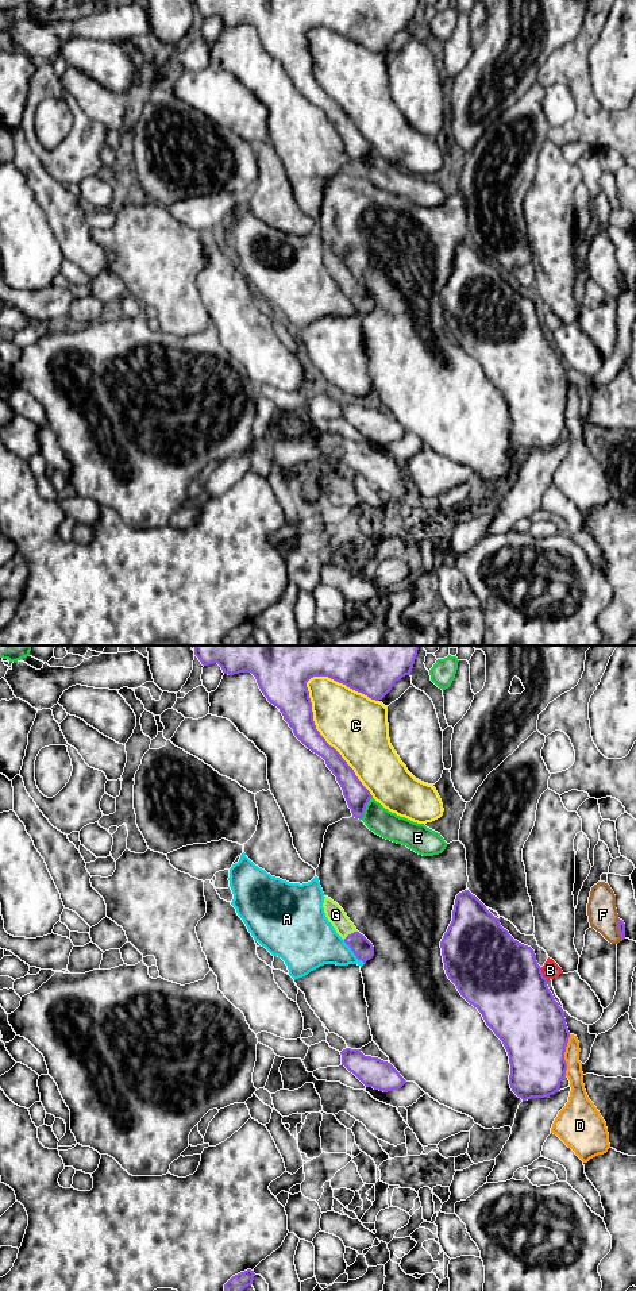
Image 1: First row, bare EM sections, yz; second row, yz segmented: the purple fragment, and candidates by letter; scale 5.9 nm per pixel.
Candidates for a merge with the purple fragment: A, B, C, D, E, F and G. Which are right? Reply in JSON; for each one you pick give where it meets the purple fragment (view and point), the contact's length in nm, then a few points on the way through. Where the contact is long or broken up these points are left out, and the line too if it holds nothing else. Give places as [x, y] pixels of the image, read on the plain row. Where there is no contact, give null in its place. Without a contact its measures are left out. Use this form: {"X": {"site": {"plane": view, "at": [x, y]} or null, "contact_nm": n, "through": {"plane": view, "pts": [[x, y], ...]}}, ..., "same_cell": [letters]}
{"G": {"site": {"plane": "yz", "at": [351, 285]}, "contact_nm": 100, "through": {"plane": "yz", "pts": [[362, 300], [351, 285], [335, 266]]}}, "same_cell": ["G"]}

